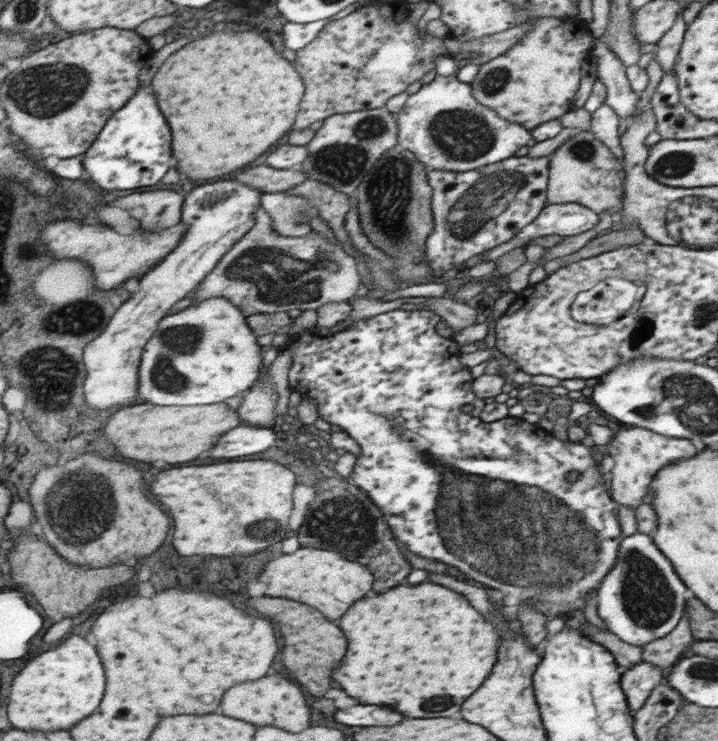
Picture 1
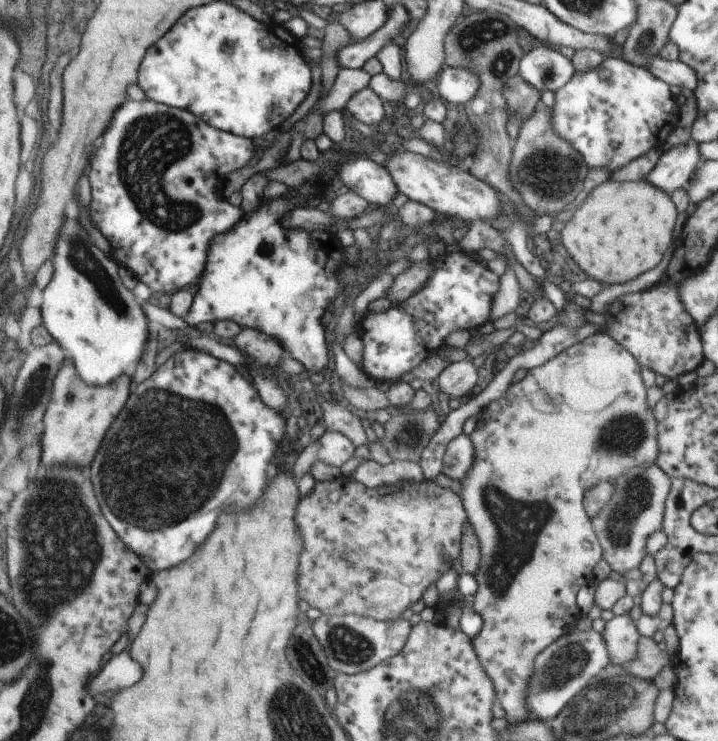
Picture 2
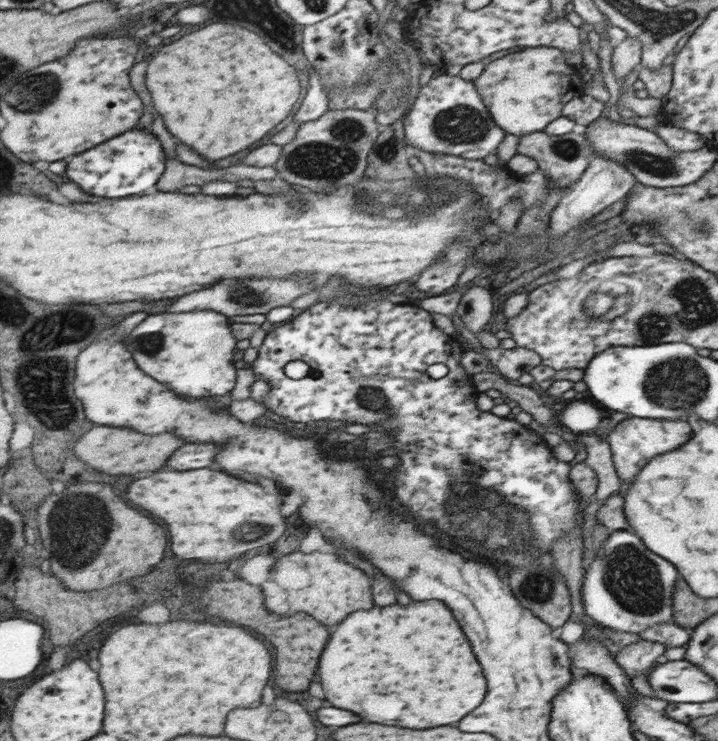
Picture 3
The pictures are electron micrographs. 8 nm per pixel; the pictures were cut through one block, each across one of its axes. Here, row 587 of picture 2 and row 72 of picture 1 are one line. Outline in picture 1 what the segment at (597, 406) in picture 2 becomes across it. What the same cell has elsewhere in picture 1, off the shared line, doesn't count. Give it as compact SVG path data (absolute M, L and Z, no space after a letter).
M572 16L569 18L532 17L530 24L532 24L530 30L512 48L508 49L506 54L492 60L498 64L488 61L486 64L480 65L478 73L470 84L472 94L479 103L490 107L502 119L518 123L531 131L538 124L559 119L574 108L574 96L578 92L580 78L582 78L582 64L593 57L592 40L595 38L592 37L585 23Z

